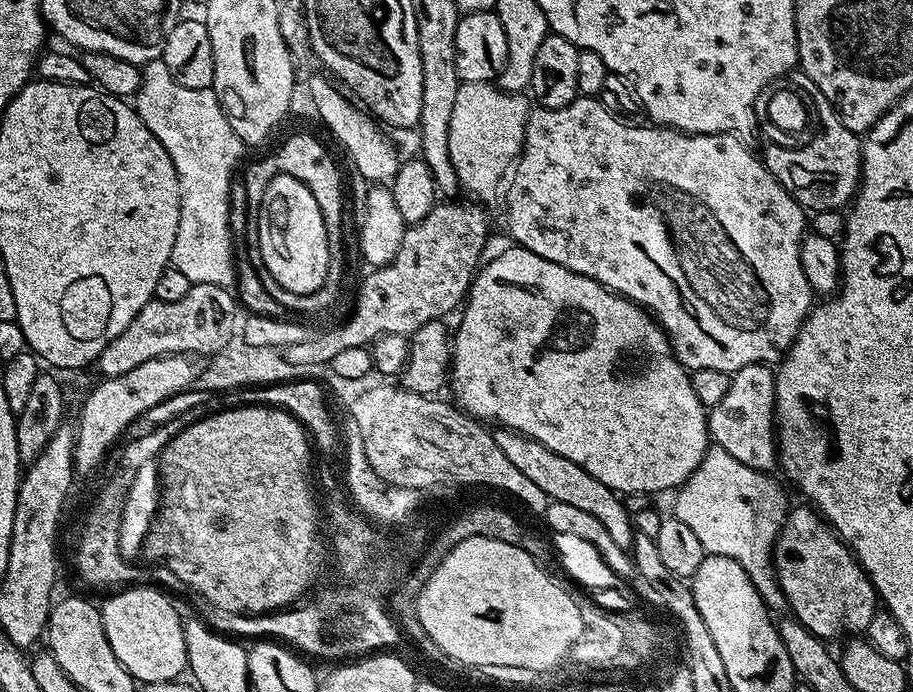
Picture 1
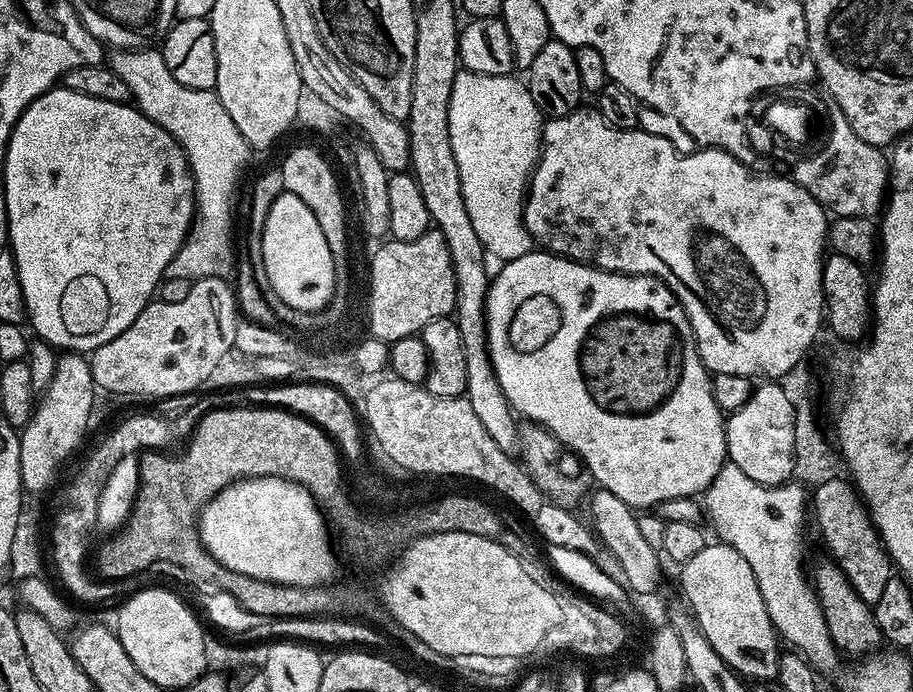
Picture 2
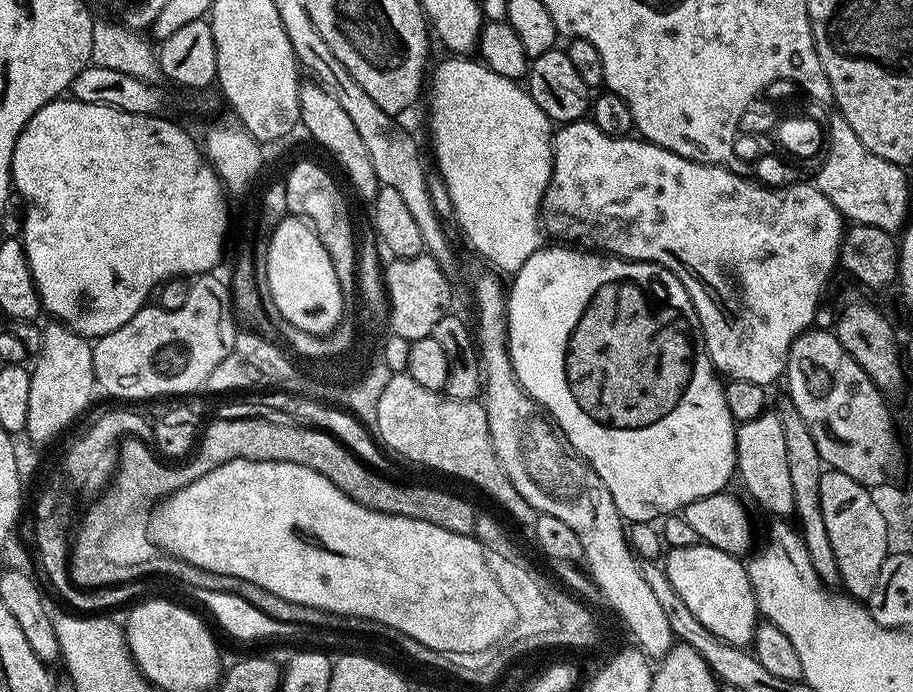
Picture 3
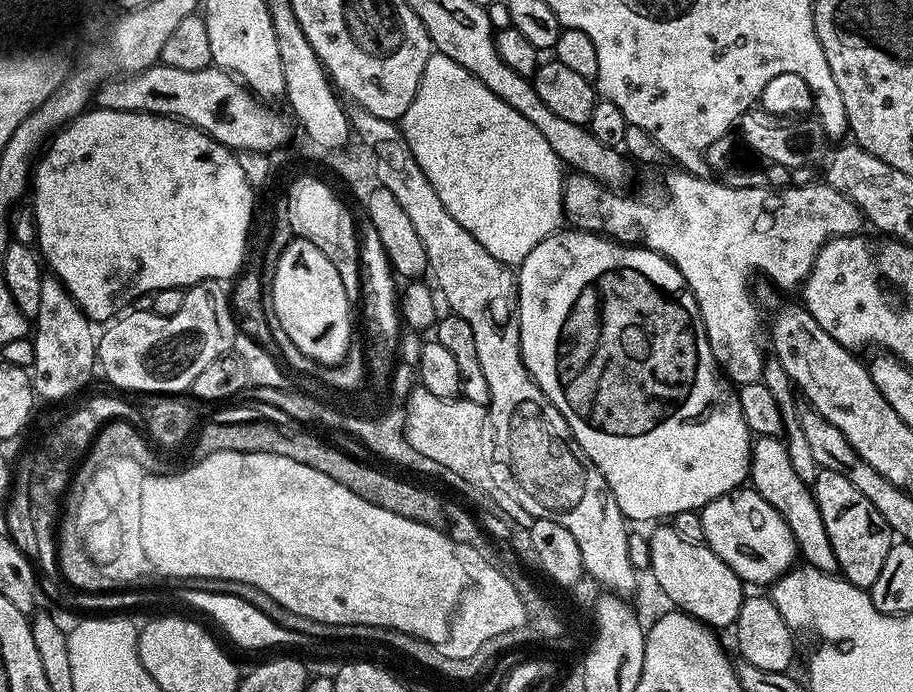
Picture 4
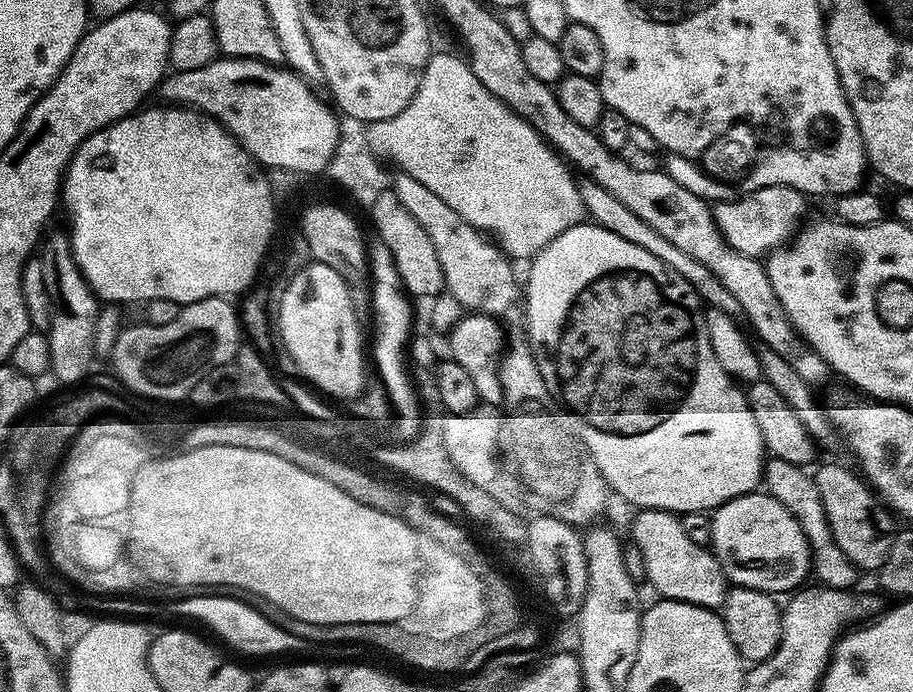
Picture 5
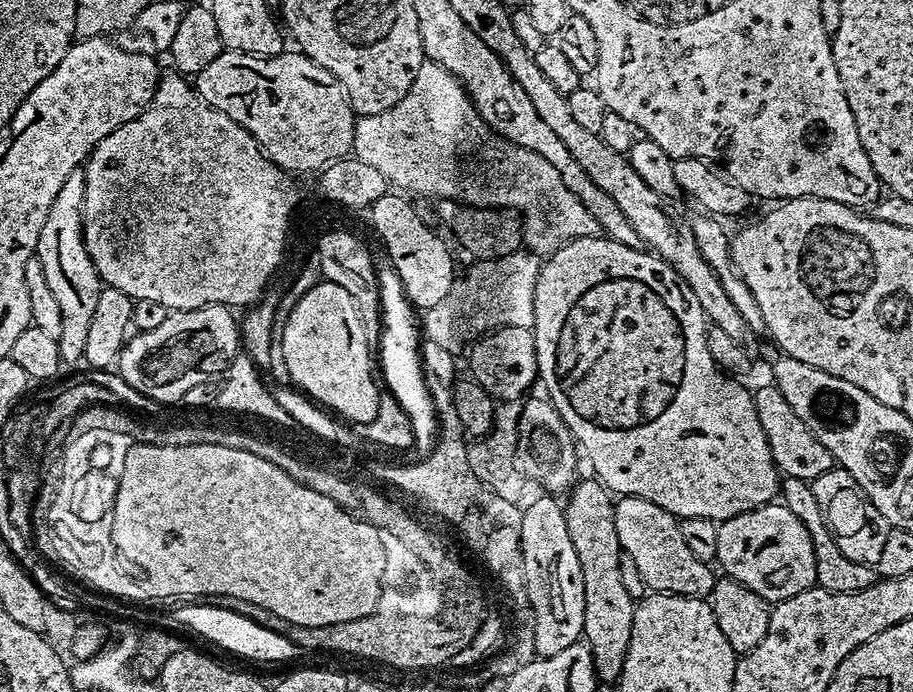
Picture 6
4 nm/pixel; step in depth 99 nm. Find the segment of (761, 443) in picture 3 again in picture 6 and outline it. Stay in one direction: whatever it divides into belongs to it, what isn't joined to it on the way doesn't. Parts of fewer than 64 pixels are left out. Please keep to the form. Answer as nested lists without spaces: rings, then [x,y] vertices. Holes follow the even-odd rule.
[[[784,476],[782,480],[782,503],[801,520],[802,525],[809,531],[813,540],[814,563],[817,566],[816,584],[821,588],[831,592],[841,592],[850,594],[858,590],[866,590],[866,586],[876,583],[878,572],[873,565],[854,562],[842,554],[838,542],[832,537],[832,531],[824,521],[824,516],[820,513],[818,498],[814,498],[814,490],[811,483],[806,480],[799,480],[790,476]]]

